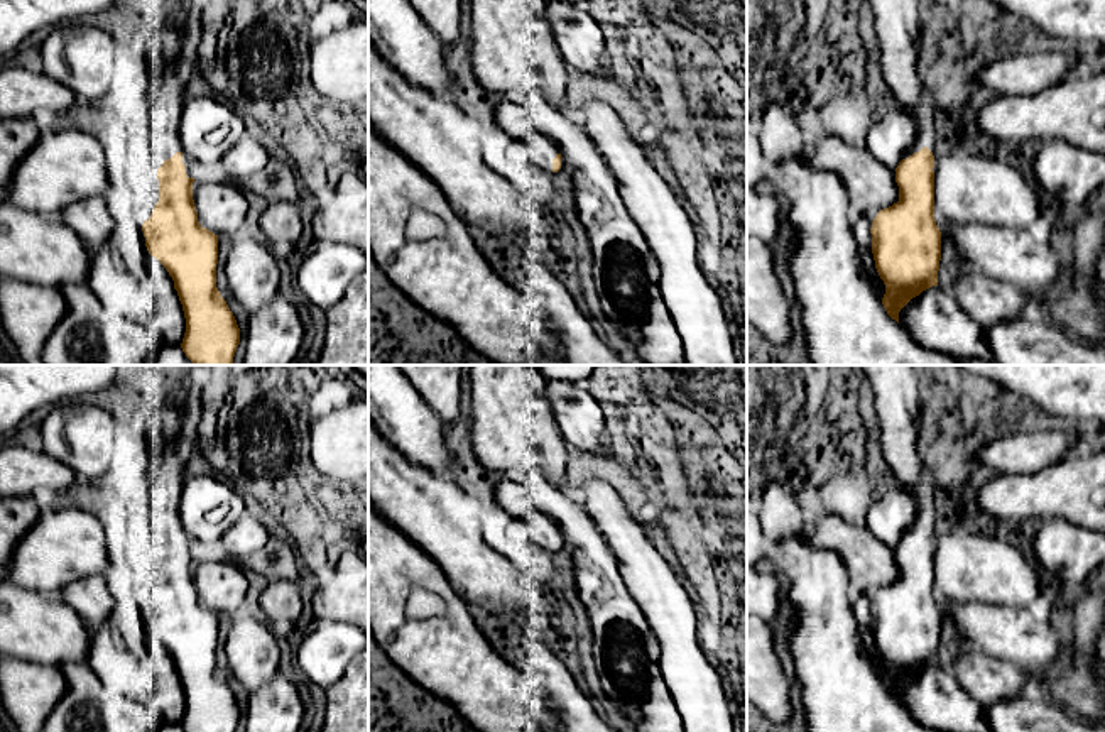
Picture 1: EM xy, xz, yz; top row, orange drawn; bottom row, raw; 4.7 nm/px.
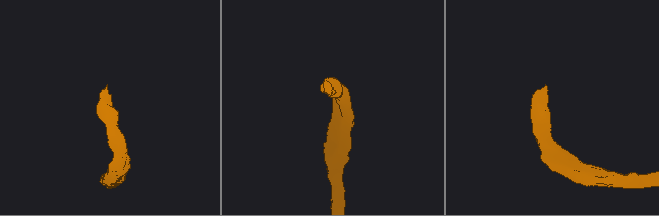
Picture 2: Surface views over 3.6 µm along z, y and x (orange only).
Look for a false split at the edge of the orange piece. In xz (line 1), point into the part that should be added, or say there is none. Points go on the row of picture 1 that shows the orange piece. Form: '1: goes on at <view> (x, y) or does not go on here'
1: does not go on here

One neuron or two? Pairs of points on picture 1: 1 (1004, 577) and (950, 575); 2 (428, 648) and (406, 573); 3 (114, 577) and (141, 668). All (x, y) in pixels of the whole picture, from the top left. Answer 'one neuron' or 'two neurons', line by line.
1: one neuron
2: one neuron
3: one neuron

